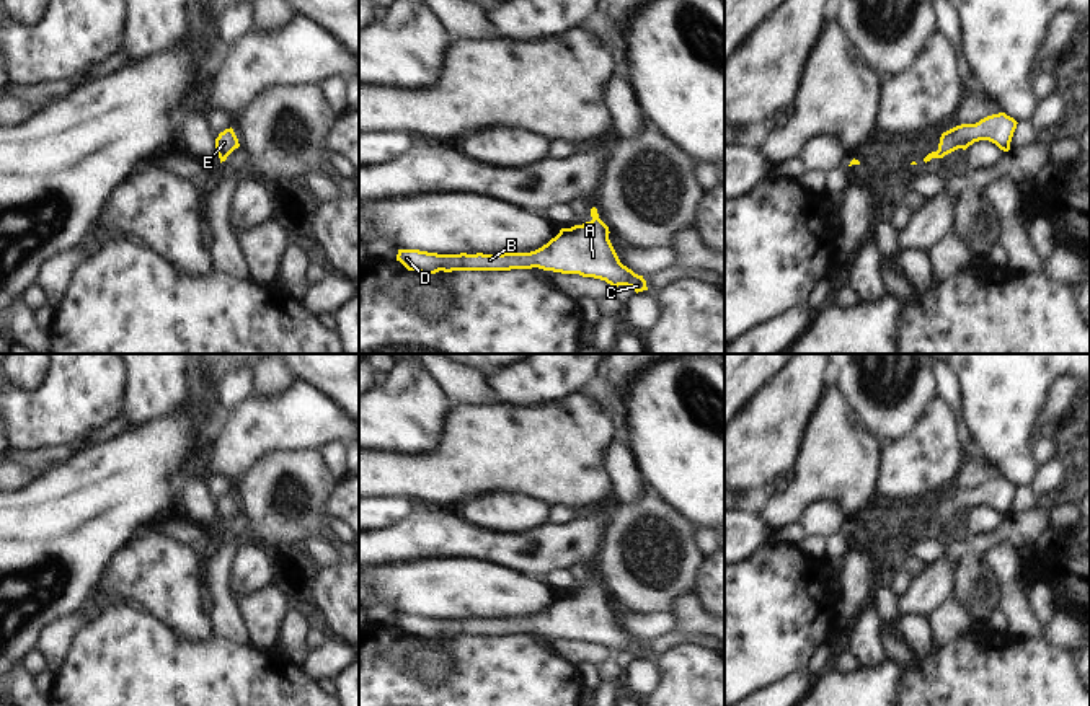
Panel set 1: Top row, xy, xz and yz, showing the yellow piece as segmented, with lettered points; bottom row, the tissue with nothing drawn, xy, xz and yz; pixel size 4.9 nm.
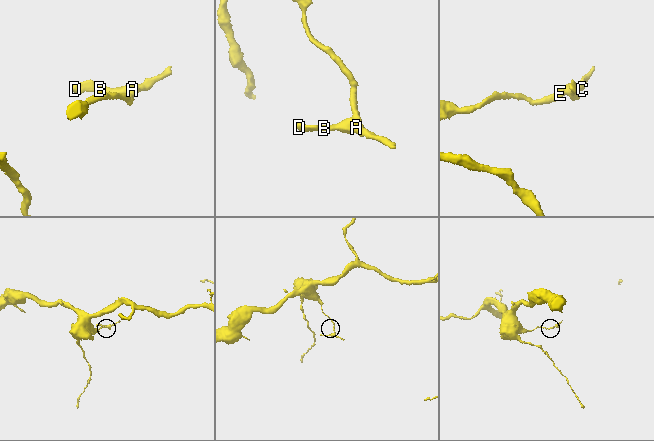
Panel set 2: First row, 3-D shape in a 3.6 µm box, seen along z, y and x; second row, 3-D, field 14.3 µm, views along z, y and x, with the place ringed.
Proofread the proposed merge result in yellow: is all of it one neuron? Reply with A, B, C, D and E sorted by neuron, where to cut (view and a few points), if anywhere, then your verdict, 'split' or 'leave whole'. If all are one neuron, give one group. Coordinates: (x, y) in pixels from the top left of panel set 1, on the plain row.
A B C D E | no cut | leave whole

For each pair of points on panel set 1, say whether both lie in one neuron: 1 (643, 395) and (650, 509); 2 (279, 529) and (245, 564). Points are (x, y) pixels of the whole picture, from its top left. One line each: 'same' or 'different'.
1: different
2: different

